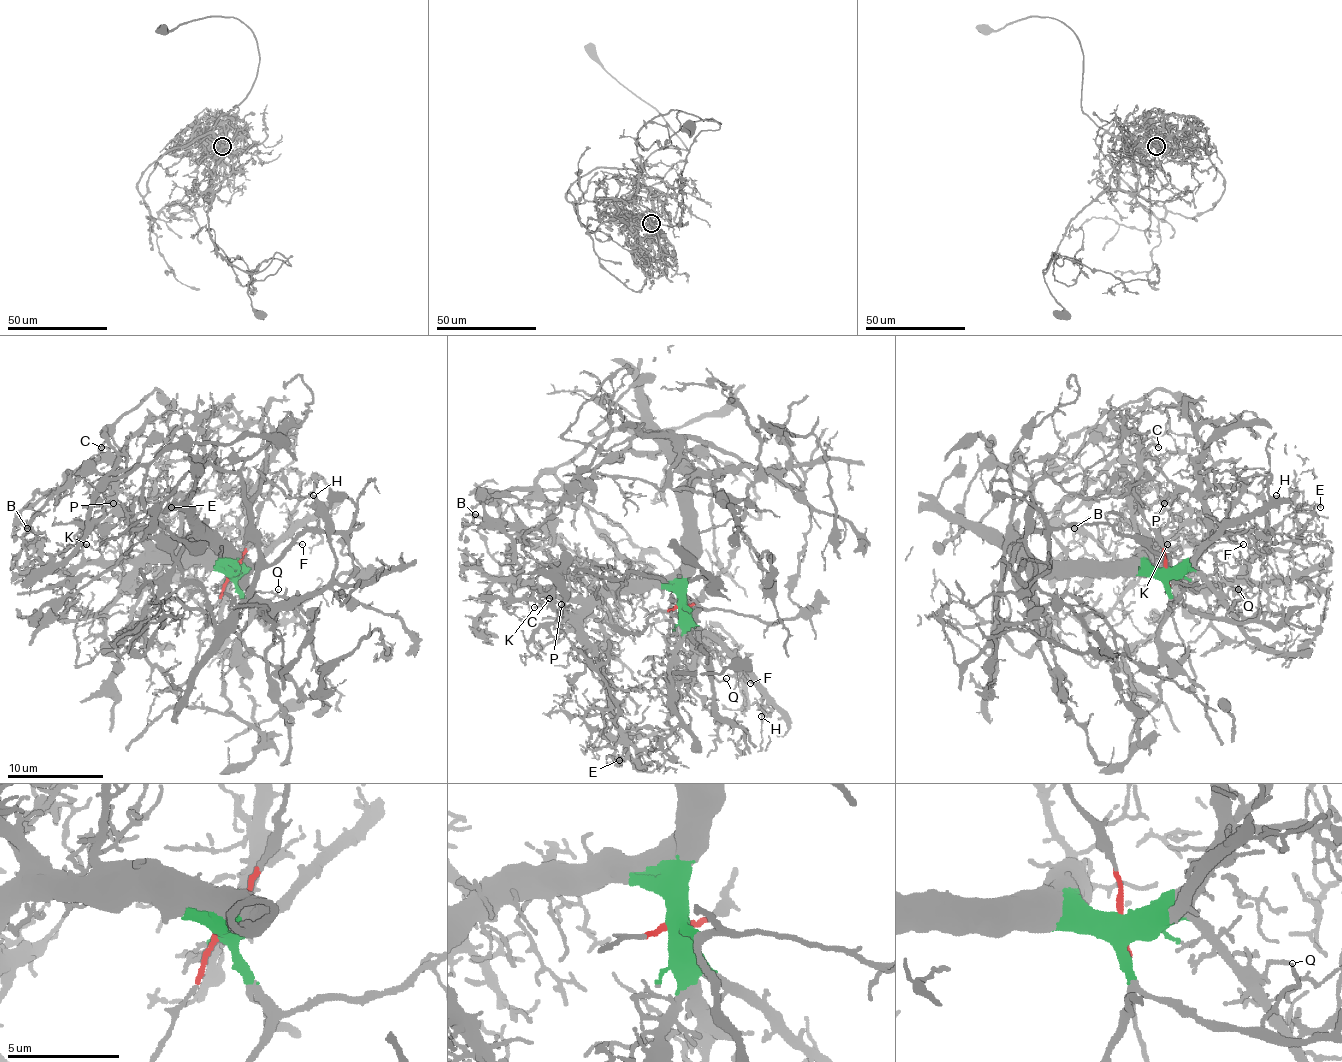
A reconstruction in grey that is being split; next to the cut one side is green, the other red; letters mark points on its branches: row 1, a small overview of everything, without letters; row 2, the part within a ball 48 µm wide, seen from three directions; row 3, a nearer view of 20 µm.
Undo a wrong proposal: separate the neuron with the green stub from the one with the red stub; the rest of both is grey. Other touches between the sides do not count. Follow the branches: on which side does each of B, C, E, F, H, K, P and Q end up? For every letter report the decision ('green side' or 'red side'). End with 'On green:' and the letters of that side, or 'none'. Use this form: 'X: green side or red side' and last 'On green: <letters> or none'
B: green side
C: green side
E: green side
F: green side
H: green side
K: green side
P: green side
Q: green side
On green: B, C, E, F, H, K, P, Q

